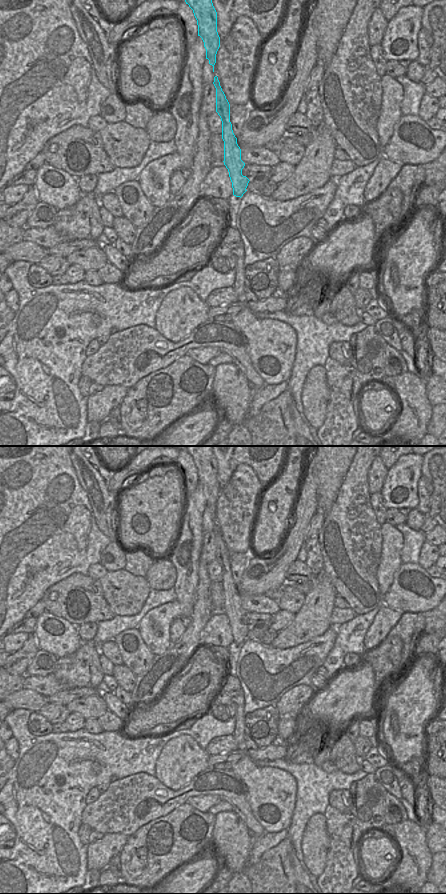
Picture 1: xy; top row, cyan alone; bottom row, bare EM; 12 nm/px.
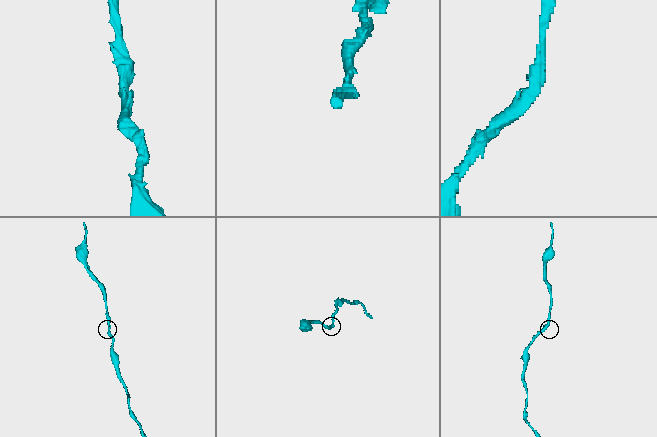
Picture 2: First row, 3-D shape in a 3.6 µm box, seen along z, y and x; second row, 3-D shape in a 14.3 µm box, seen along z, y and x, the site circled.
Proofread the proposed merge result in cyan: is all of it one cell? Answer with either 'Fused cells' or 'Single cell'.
Single cell

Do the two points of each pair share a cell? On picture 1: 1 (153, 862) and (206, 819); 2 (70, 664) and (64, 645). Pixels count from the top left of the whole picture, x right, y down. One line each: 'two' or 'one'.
1: one
2: two

